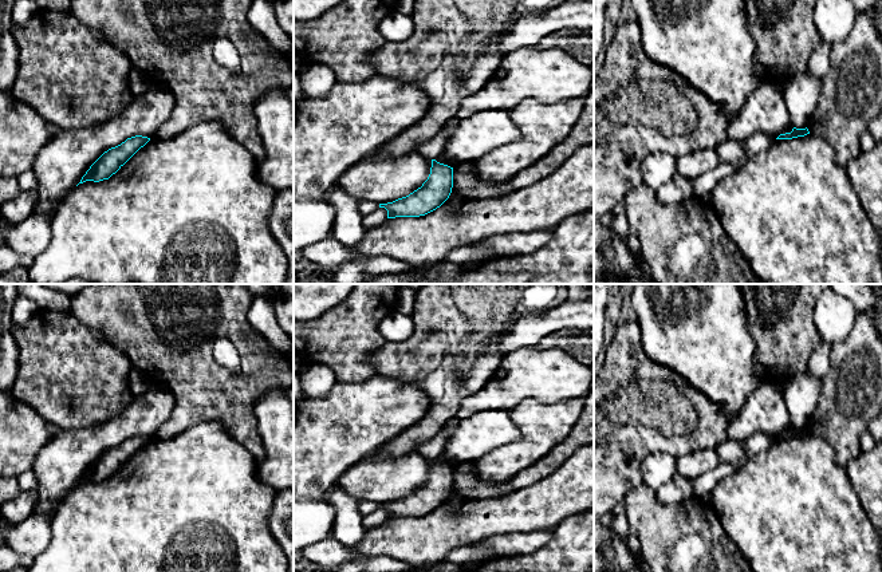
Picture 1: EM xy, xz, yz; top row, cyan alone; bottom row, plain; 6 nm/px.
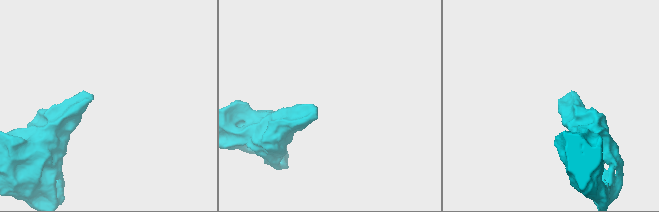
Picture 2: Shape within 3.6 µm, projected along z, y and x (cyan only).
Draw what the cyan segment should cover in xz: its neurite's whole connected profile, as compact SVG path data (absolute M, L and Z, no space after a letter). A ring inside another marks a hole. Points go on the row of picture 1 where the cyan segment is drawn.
M432 159L430 174L421 188L393 202L379 204L387 210L387 218L420 217L440 208L450 196L453 167Z

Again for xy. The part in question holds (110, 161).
M135 135L105 151L86 171L79 184L99 182L115 174L150 138Z

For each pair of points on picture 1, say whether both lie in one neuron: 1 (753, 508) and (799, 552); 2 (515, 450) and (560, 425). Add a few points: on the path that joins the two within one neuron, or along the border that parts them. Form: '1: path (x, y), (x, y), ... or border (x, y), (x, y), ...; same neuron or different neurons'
1: path (764, 517), (788, 541); same neuron
2: path (526, 449), (550, 425); same neuron

